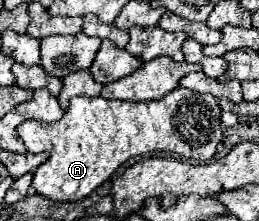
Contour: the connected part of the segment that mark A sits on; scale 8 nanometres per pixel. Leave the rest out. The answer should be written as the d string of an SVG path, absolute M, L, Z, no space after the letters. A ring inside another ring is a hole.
M178 86L164 98L150 102L78 96L70 100L68 110L58 122L22 122L18 126L18 136L24 140L30 154L50 154L50 158L36 168L32 188L48 200L68 202L84 200L104 180L108 180L120 164L134 156L176 152L184 158L194 158L200 162L210 160L216 154L216 146L222 142L222 124L220 106L212 94L196 94Z

